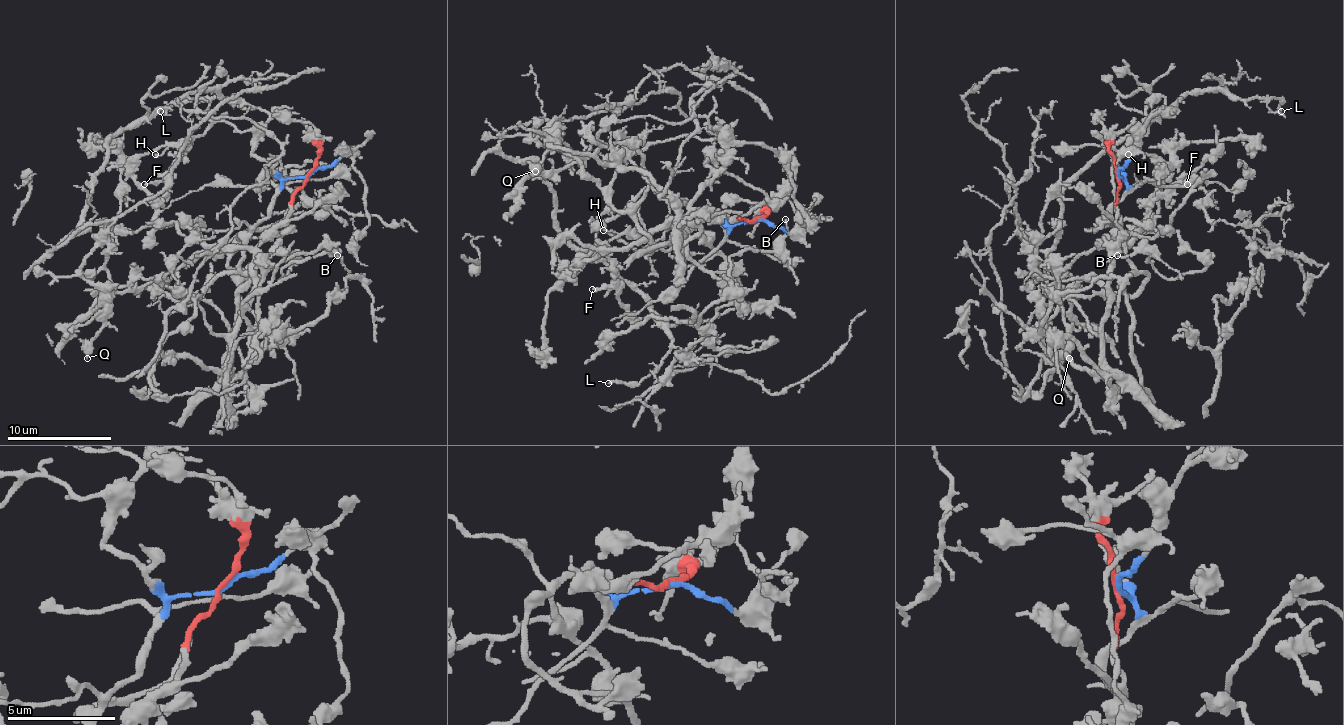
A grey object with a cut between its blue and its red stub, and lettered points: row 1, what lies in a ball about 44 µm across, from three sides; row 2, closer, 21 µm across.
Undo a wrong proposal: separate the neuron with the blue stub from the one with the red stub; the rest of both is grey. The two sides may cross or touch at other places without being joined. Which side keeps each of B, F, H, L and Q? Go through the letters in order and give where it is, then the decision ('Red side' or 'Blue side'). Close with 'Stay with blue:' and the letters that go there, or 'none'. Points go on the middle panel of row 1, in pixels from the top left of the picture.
B: Place: (785, 219). Blue side
F: Place: (592, 289). Red side
H: Place: (603, 230). Blue side
L: Place: (608, 383). Blue side
Q: Place: (535, 171). Blue side
Stay with blue: B, H, L, Q

